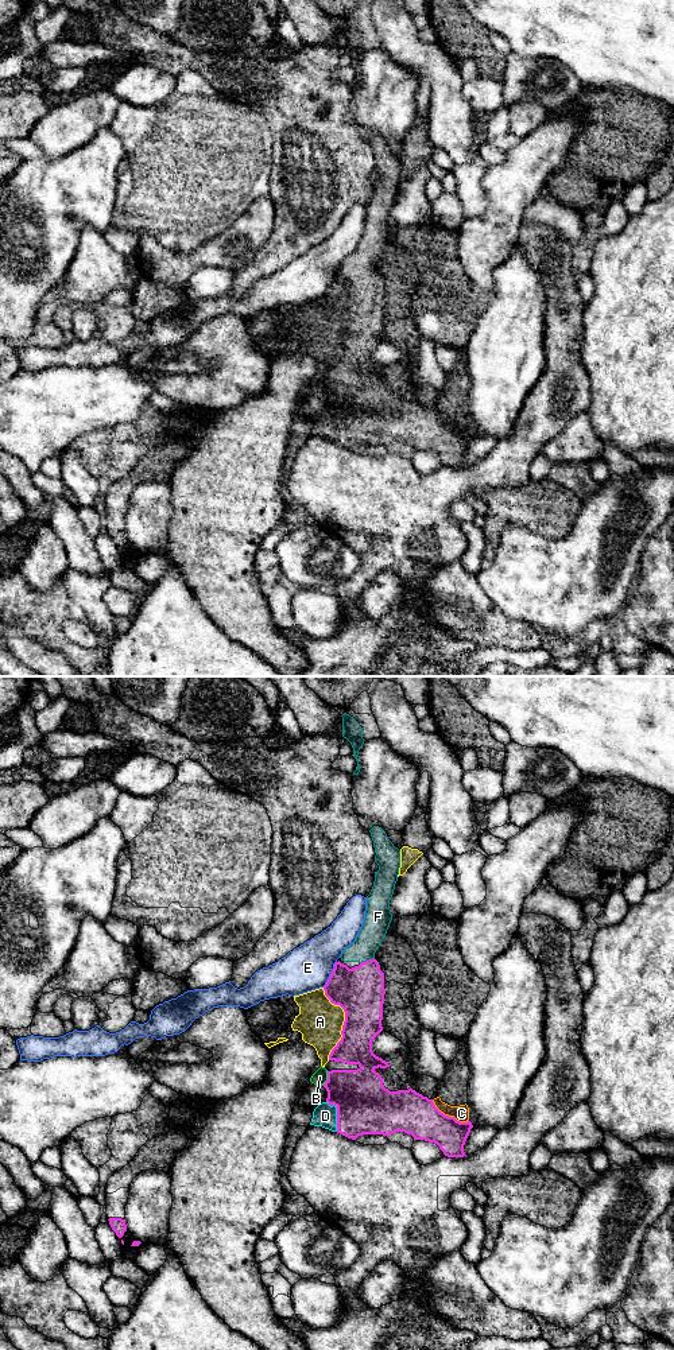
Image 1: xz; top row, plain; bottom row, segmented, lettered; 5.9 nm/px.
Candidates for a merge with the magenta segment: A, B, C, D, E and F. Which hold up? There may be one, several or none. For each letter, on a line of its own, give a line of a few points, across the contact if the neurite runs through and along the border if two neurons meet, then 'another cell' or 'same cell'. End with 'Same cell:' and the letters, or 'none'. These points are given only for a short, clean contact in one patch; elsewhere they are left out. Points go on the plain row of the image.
A: another cell
B: xz (328, 381), (328, 388), (321, 395) | another cell
C: another cell
D: same cell
E: another cell
F: xz (360, 301), (367, 290), (367, 271), (367, 252), (376, 232) | same cell
Same cell: D, F

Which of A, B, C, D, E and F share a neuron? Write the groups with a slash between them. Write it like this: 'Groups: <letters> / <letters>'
Groups: A B / C / D F / E

